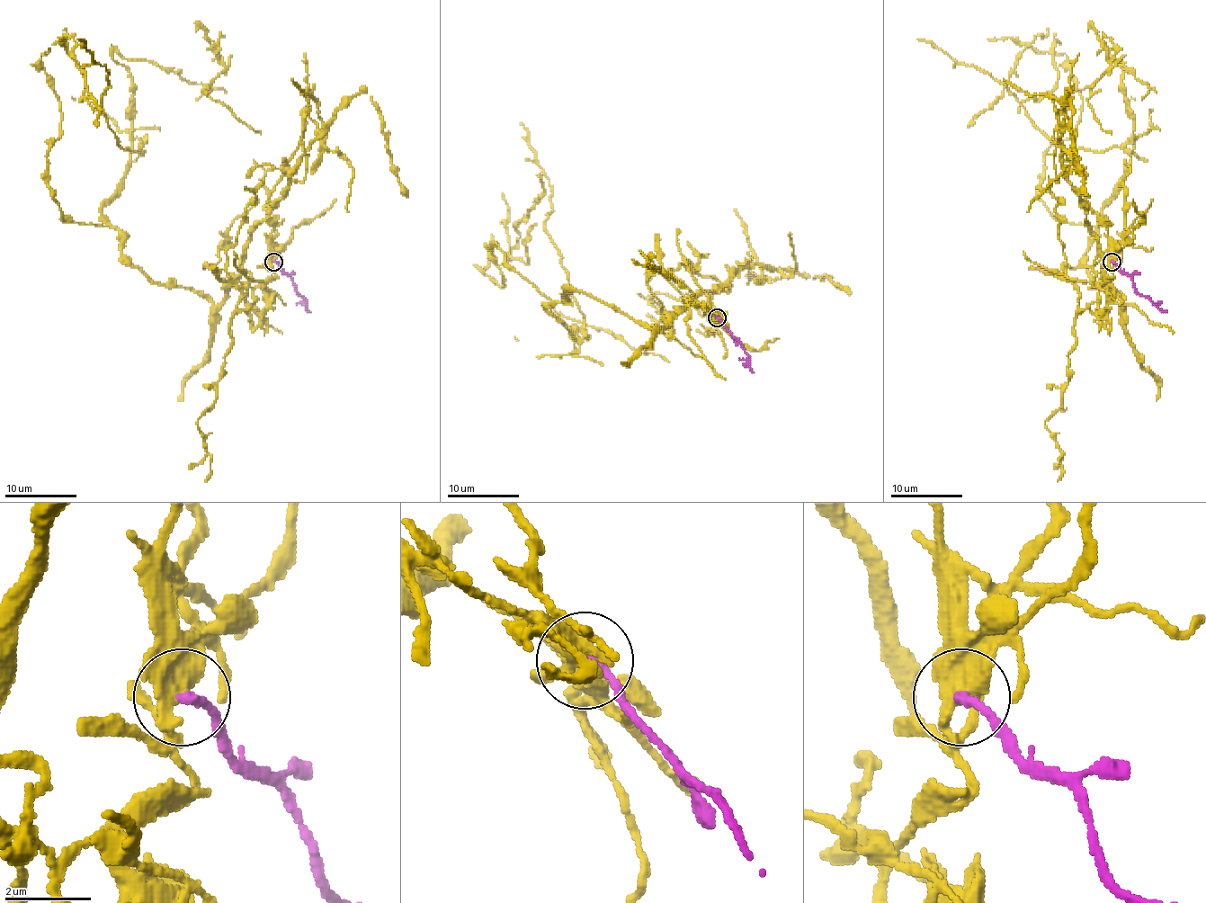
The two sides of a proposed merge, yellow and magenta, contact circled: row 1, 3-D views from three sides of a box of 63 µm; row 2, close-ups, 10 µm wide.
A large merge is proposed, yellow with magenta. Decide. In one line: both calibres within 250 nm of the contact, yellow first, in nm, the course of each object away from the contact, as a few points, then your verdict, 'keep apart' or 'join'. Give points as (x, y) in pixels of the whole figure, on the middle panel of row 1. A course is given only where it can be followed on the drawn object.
460 nm thick on the yellow side, 240 nm on the other; yellow runs (716, 317), (682, 299), (646, 327), (565, 291), (545, 308), (577, 342), (545, 228), (507, 259), (540, 173); magenta runs (716, 317), (743, 345), (754, 372); keep apart

